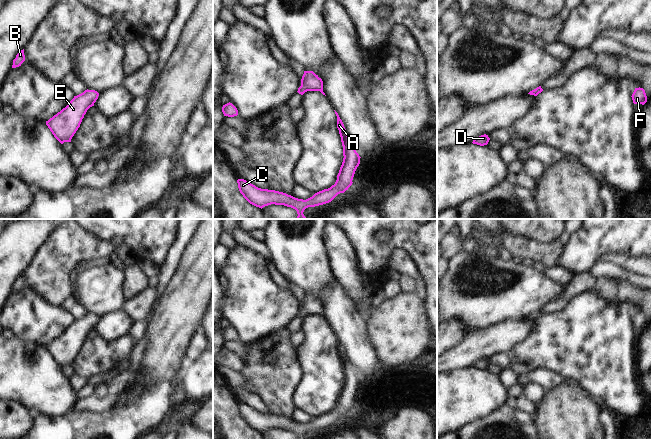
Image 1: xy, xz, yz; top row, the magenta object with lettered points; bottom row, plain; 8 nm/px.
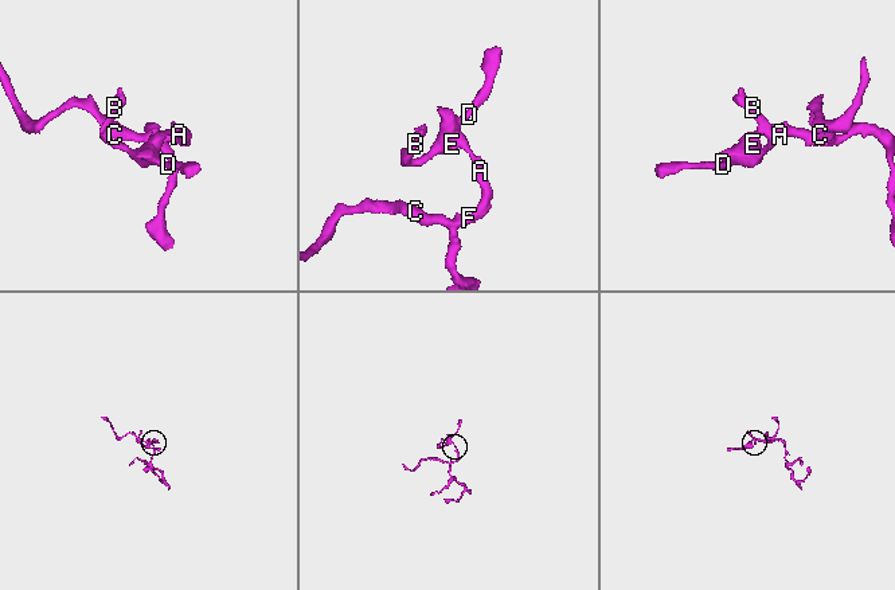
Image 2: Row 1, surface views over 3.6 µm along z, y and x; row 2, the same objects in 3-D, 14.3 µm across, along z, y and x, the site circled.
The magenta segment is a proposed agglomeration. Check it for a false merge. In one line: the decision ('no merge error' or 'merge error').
no merge error

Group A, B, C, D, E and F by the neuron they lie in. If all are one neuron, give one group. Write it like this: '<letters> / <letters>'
A B C D E F

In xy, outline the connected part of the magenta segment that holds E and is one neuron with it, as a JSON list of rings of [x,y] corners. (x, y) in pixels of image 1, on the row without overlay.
[[[87,313],[74,320],[65,332],[46,345],[46,349],[61,368],[71,366],[84,339],[90,331],[94,330],[98,320],[97,315]]]

